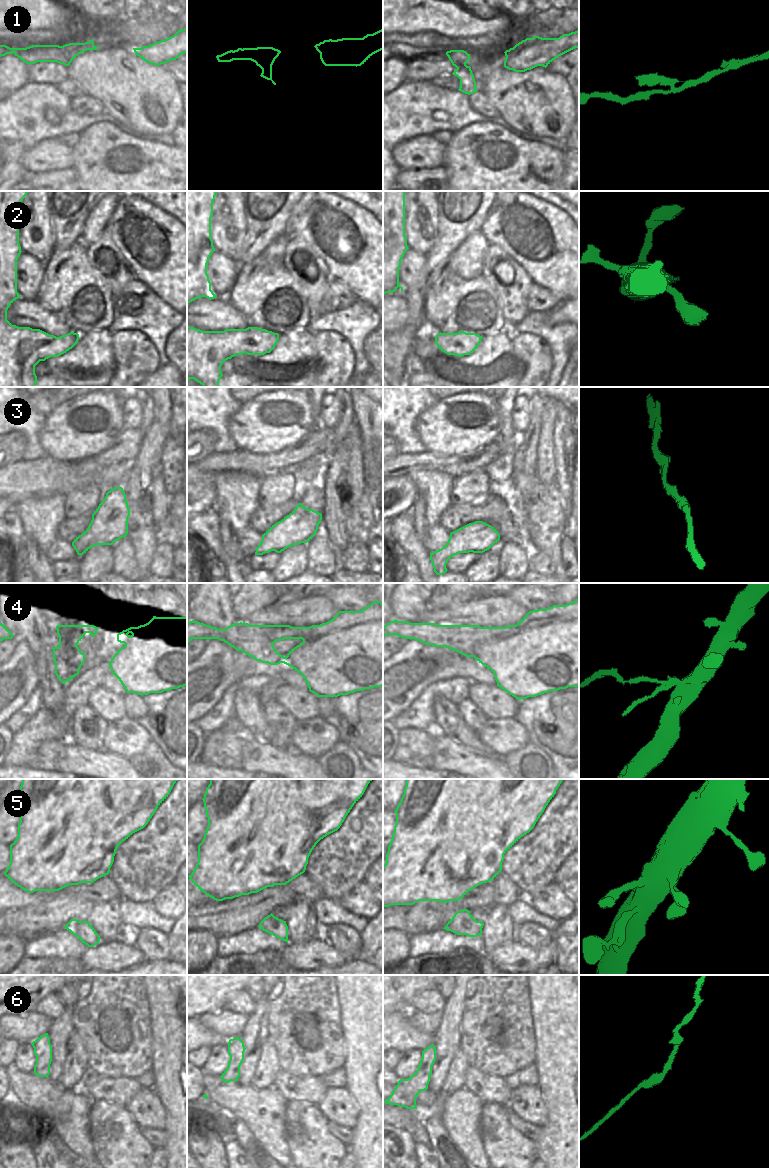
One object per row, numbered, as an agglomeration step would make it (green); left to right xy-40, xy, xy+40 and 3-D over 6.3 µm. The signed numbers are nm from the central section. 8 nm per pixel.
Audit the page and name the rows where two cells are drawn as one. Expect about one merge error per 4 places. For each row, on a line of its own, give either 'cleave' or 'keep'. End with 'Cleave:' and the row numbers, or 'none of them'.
1: keep
2: keep
3: keep
4: cleave
5: keep
6: keep
Cleave: 4

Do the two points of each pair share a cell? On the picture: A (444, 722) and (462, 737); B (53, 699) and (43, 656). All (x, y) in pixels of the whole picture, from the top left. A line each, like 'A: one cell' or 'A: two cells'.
A: one cell
B: one cell

